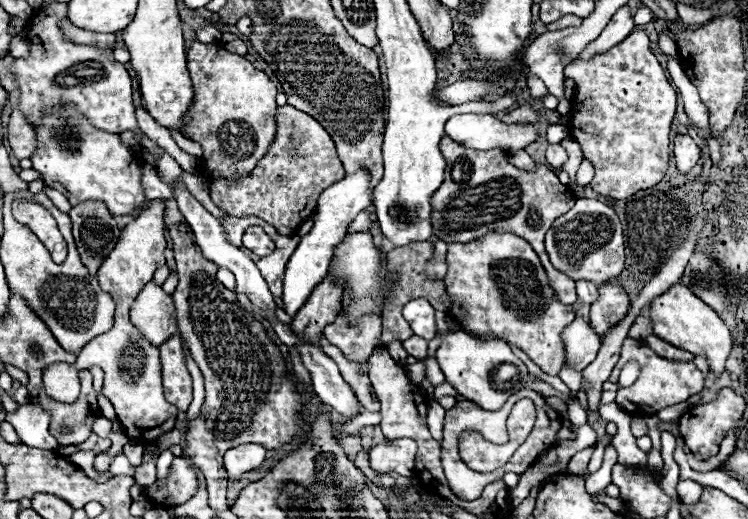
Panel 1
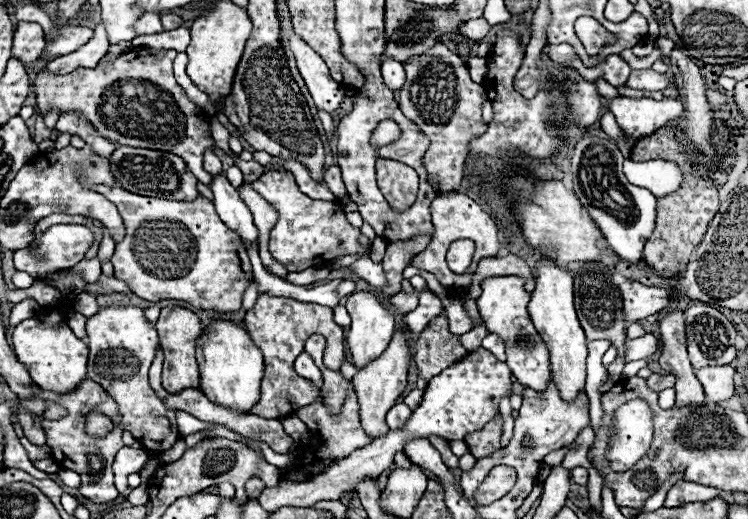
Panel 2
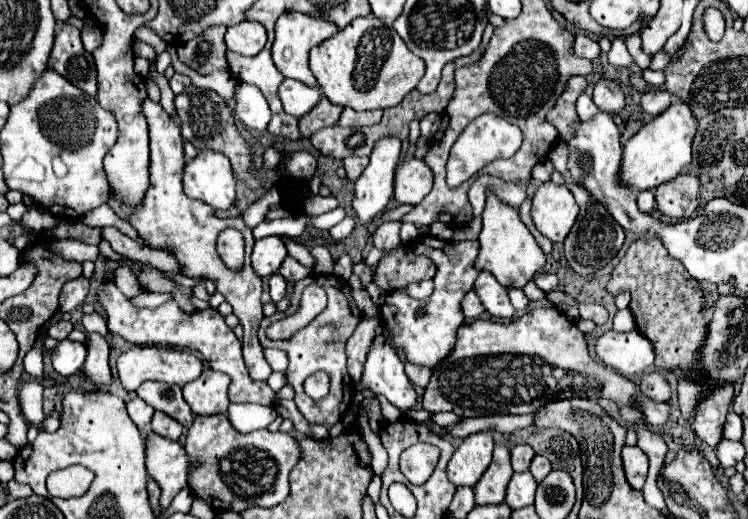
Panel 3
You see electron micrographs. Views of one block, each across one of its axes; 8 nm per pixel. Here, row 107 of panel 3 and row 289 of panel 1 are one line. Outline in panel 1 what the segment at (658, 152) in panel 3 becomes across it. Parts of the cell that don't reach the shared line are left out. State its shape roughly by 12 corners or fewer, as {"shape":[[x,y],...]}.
{"shape":[[676,284],[650,304],[656,336],[704,356],[716,376],[732,352],[720,316]]}

